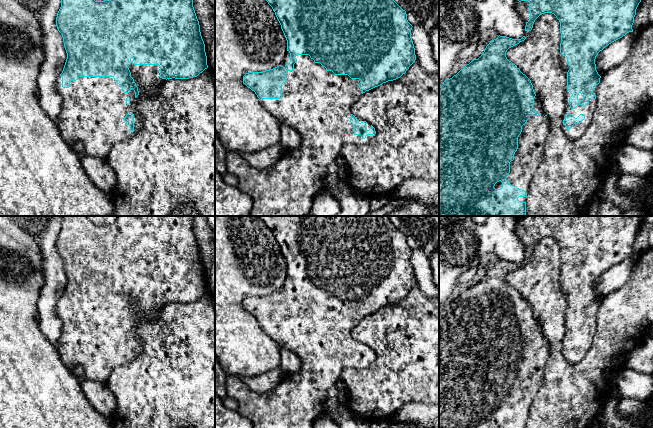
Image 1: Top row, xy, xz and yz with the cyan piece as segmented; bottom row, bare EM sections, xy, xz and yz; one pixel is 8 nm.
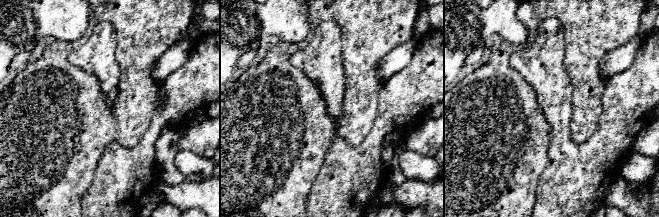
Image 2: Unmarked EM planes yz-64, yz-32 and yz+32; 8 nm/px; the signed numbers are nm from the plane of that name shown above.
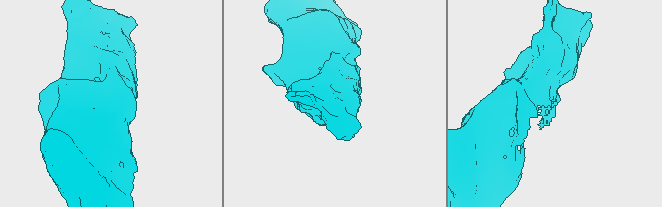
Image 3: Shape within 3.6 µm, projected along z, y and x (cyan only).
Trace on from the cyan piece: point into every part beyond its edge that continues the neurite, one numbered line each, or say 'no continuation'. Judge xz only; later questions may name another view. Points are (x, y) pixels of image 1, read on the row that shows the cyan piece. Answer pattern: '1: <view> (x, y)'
1: xz (317, 103)

